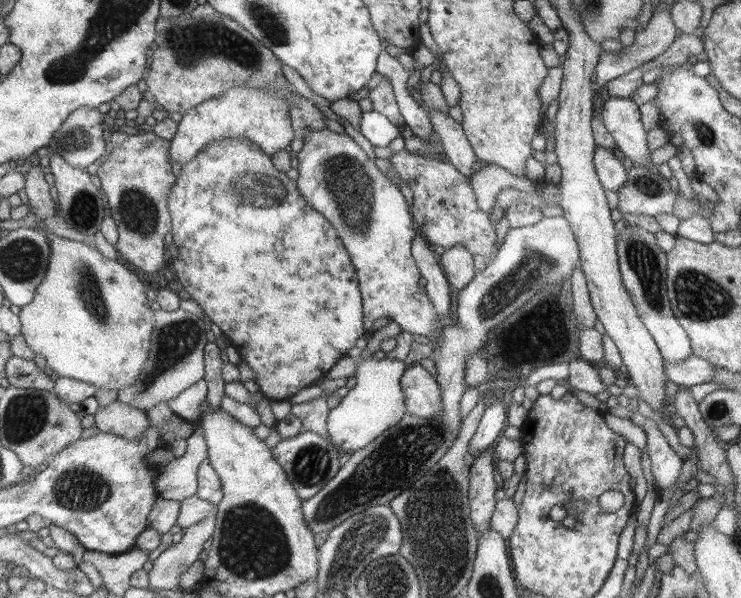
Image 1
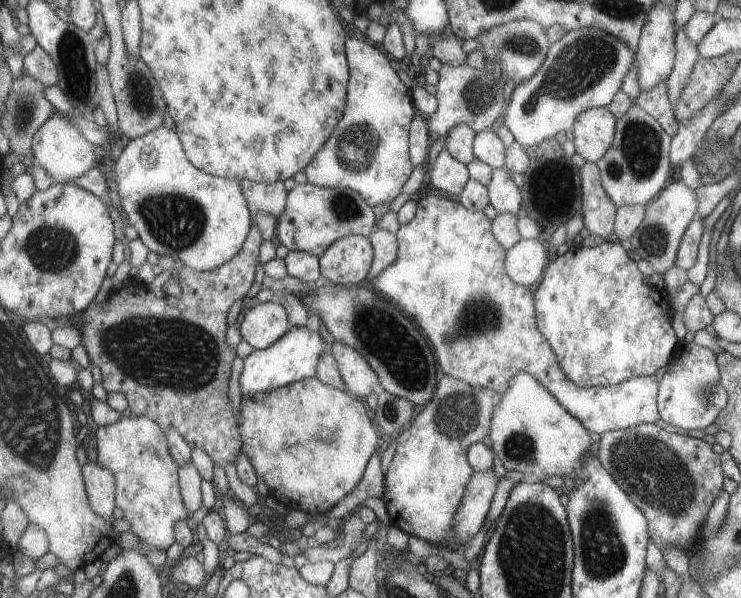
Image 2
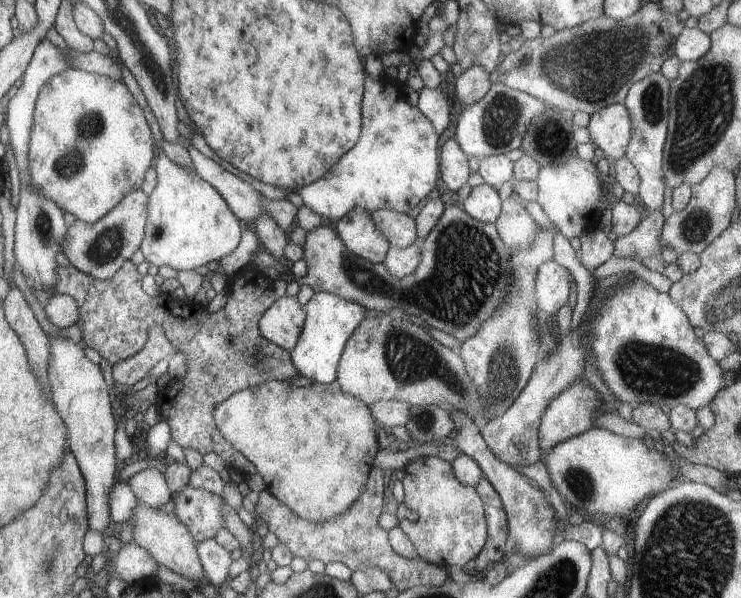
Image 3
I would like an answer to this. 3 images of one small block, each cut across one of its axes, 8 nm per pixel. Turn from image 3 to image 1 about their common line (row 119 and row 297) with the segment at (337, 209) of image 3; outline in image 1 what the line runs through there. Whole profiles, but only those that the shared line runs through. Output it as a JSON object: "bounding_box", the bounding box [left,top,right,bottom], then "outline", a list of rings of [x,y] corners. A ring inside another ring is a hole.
{"bounding_box":[296,129,454,337],"outline":[[[306,129],[303,138],[304,145],[296,155],[299,160],[298,188],[306,202],[320,211],[338,230],[342,230],[342,238],[346,238],[346,246],[350,246],[350,258],[354,258],[354,266],[358,266],[358,278],[362,278],[361,298],[364,300],[365,331],[381,329],[390,322],[398,323],[402,332],[429,337],[437,330],[438,325],[450,327],[454,324],[452,316],[440,319],[424,288],[418,286],[420,274],[412,254],[410,244],[416,236],[414,222],[408,212],[408,204],[400,189],[386,180],[376,164],[358,148],[358,144],[346,133],[336,133],[329,129]]]}

